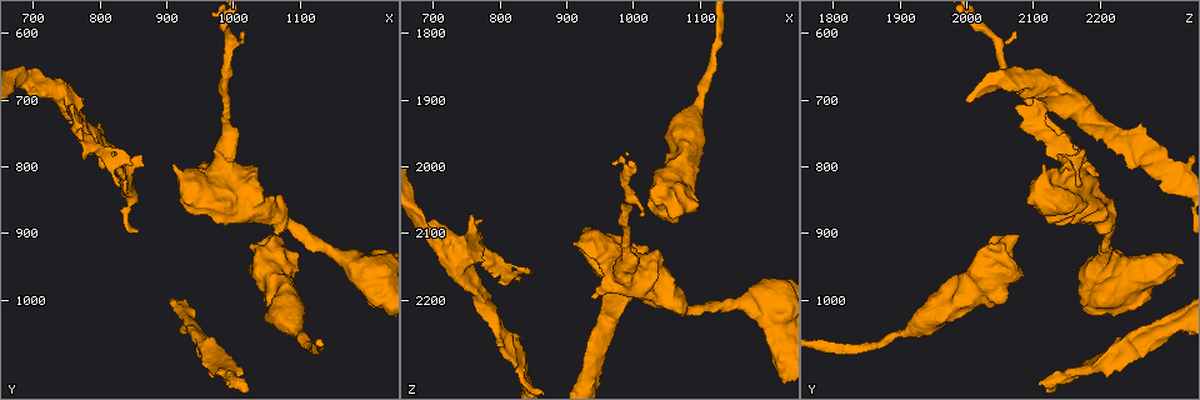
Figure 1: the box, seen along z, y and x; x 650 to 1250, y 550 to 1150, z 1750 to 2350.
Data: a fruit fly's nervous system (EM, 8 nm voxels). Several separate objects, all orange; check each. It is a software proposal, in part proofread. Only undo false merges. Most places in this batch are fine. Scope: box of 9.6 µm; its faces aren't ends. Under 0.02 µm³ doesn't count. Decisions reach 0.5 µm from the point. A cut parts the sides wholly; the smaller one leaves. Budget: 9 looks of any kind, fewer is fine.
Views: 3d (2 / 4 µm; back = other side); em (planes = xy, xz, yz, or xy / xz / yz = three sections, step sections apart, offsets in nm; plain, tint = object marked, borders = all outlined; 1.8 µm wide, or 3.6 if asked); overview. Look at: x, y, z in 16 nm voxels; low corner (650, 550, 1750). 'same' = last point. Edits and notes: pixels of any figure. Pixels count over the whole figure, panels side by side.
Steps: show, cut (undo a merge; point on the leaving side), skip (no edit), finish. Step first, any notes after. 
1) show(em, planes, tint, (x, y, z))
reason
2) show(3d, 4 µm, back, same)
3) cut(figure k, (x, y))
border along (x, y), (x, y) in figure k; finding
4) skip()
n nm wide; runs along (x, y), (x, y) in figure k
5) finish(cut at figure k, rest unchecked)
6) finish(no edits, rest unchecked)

show(em, 3.6 µm, planes, plain, (1060, 925, 2055))
thick turns thin

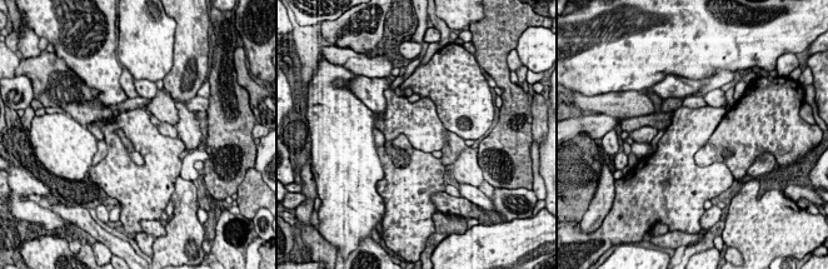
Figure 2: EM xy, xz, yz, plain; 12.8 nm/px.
show(em, 3.6 µm, planes, tint, same)

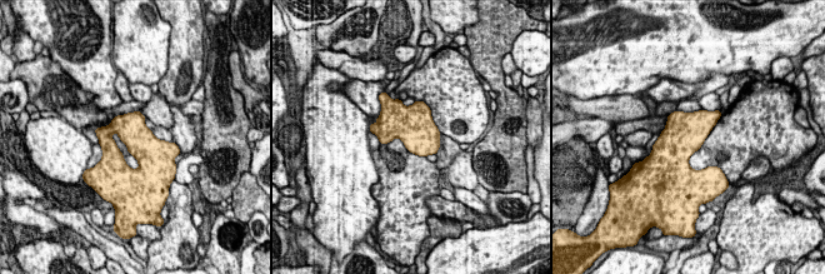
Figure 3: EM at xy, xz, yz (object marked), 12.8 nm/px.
skip()
500 nm wide; continuous, no second cell

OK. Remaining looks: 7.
show(em, xz, step 16, tint, (810, 775, 2255))
a fork

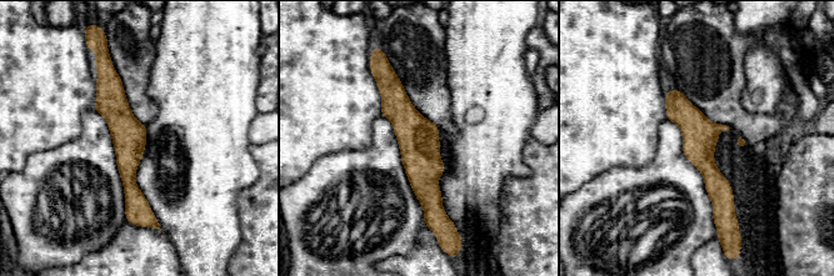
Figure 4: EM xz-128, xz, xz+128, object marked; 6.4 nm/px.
show(em, planes, tint, same)

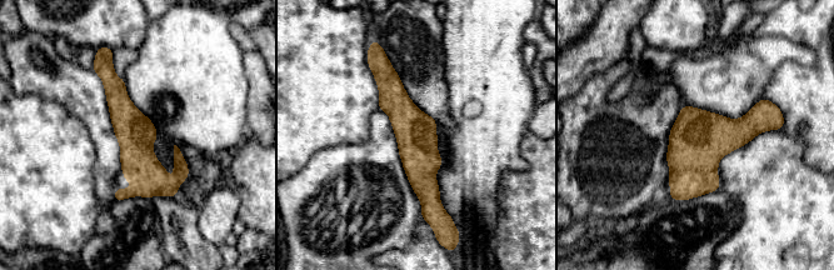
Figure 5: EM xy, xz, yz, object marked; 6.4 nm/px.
skip()
runs along (385, 66), (416, 135), (430, 208) in figure 5; continuous, no second cell

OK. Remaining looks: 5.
show(em, planes, tint, (940, 1035, 2310))

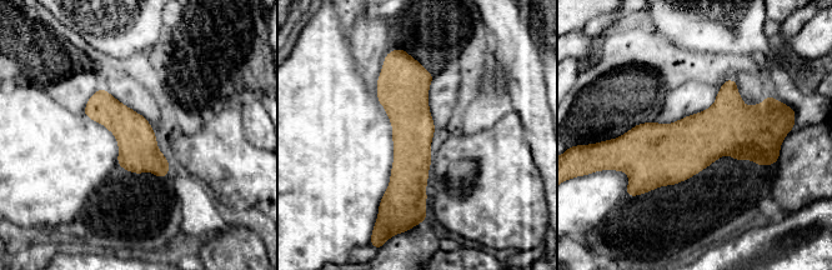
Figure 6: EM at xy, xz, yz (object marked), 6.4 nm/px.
skip()
all the same cell

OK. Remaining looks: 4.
show(3d, 4 µm, (750, 710, 2145))
three-way junction

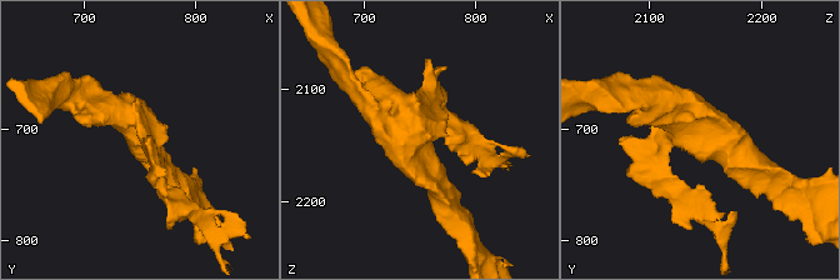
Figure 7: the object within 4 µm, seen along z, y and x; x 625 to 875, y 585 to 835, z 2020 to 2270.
show(em, 3.6 µm, yz, step 4, tint, (746, 710, 2144))

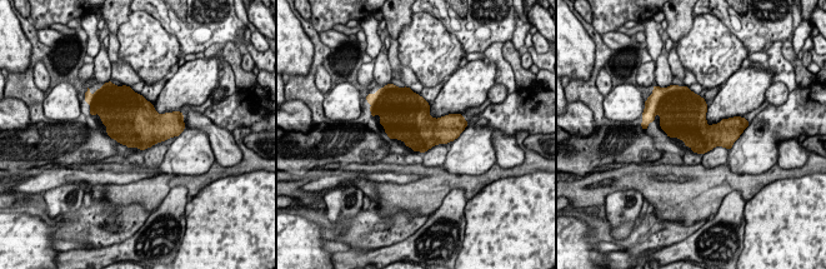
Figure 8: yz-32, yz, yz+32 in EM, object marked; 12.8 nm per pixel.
show(em, 3.6 µm, planes, borders, same)
another direction

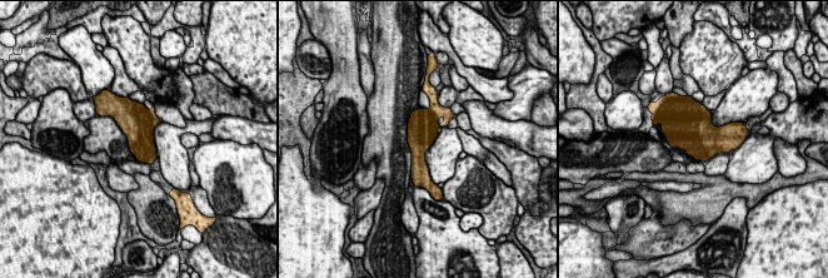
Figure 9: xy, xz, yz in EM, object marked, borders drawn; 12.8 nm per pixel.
skip()
360 nm wide; all the same cell

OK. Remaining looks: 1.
finish(no edits, rest unchecked)

